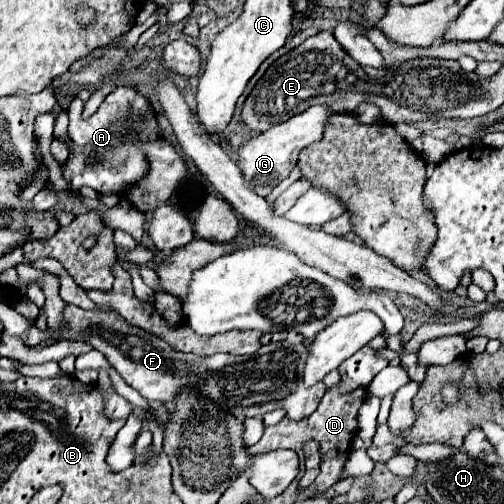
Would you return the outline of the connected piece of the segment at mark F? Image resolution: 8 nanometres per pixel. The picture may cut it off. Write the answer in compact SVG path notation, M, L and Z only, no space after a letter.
M18 298L12 304L12 308L30 322L30 328L22 334L22 340L26 346L38 346L46 338L82 340L94 346L98 352L102 352L106 360L112 364L112 368L116 368L116 372L124 378L124 382L134 390L138 390L148 402L168 404L174 400L176 392L182 386L198 386L202 396L208 396L218 406L222 406L224 410L228 410L238 418L264 416L270 410L286 408L290 418L300 420L310 416L318 408L326 392L326 386L322 382L312 388L304 388L302 384L302 370L308 356L308 350L304 344L292 344L284 340L284 342L266 344L256 354L250 354L250 356L214 354L214 356L202 358L196 354L174 352L162 338L126 324L126 320L122 320L122 316L118 316L116 312L82 310L80 306L66 304L62 312L66 328L58 336L56 330L48 328L46 332L42 332L36 328L38 308L28 298Z

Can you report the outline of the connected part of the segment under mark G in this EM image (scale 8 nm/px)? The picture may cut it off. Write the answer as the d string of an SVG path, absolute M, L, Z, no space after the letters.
M310 106L306 112L296 114L294 118L274 124L266 132L244 140L242 146L238 148L238 166L242 168L242 176L246 184L250 184L250 188L254 188L258 196L268 196L272 188L276 188L284 178L290 176L292 168L298 162L298 152L304 146L320 140L324 132L324 122L330 114L332 110L326 106Z

